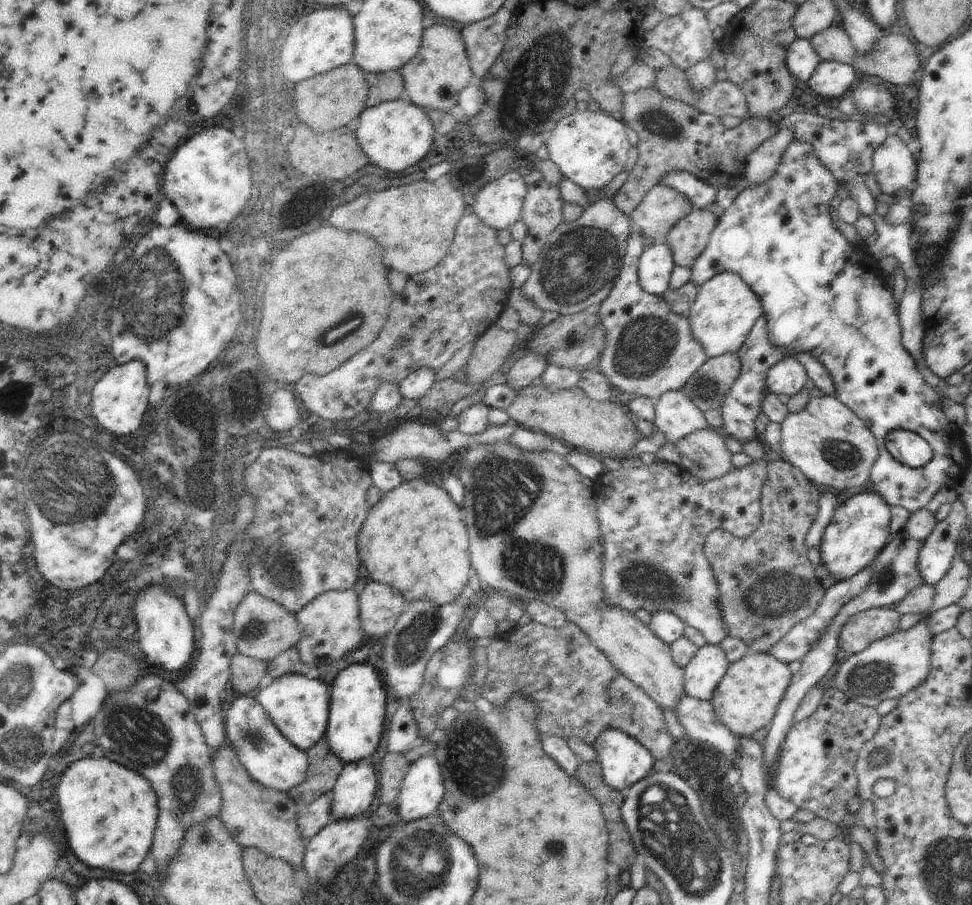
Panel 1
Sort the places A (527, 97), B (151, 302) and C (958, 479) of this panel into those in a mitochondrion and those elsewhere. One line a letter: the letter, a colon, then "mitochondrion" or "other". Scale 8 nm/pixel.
A: mitochondrion
B: mitochondrion
C: other

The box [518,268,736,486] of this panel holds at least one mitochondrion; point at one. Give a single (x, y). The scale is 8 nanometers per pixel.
(645, 344)

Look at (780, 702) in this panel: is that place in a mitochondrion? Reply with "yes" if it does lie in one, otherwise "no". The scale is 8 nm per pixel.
no

